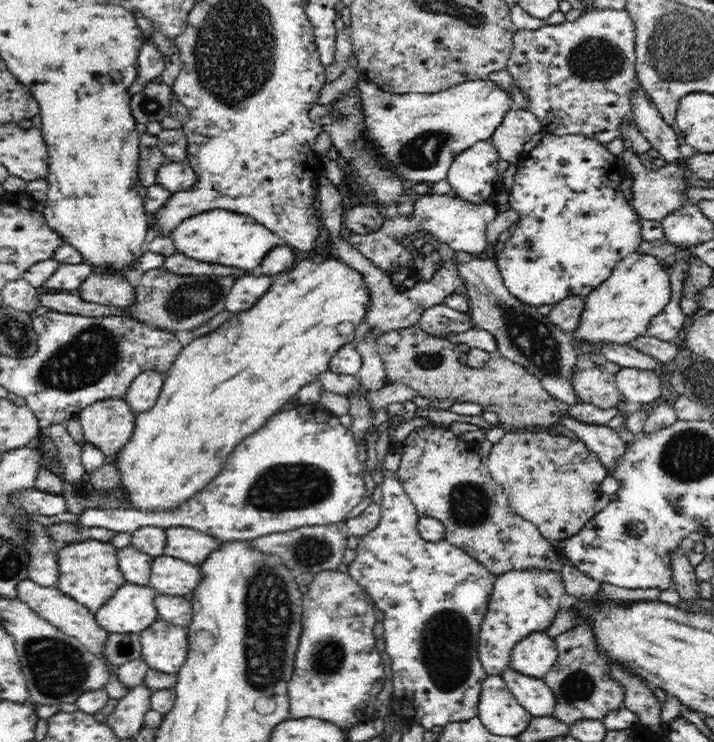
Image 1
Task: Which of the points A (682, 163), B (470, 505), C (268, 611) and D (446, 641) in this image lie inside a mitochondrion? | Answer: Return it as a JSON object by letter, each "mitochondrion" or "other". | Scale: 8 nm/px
{"A":"other","B":"mitochondrion","C":"mitochondrion","D":"mitochondrion"}

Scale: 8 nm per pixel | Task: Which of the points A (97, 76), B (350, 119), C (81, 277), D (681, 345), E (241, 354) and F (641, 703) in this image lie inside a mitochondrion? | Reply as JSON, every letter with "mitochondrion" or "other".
{"A":"other","B":"mitochondrion","C":"other","D":"other","E":"other","F":"other"}

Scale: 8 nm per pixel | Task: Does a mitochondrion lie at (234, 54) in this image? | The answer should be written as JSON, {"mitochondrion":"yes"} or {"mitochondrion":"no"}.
{"mitochondrion":"yes"}

